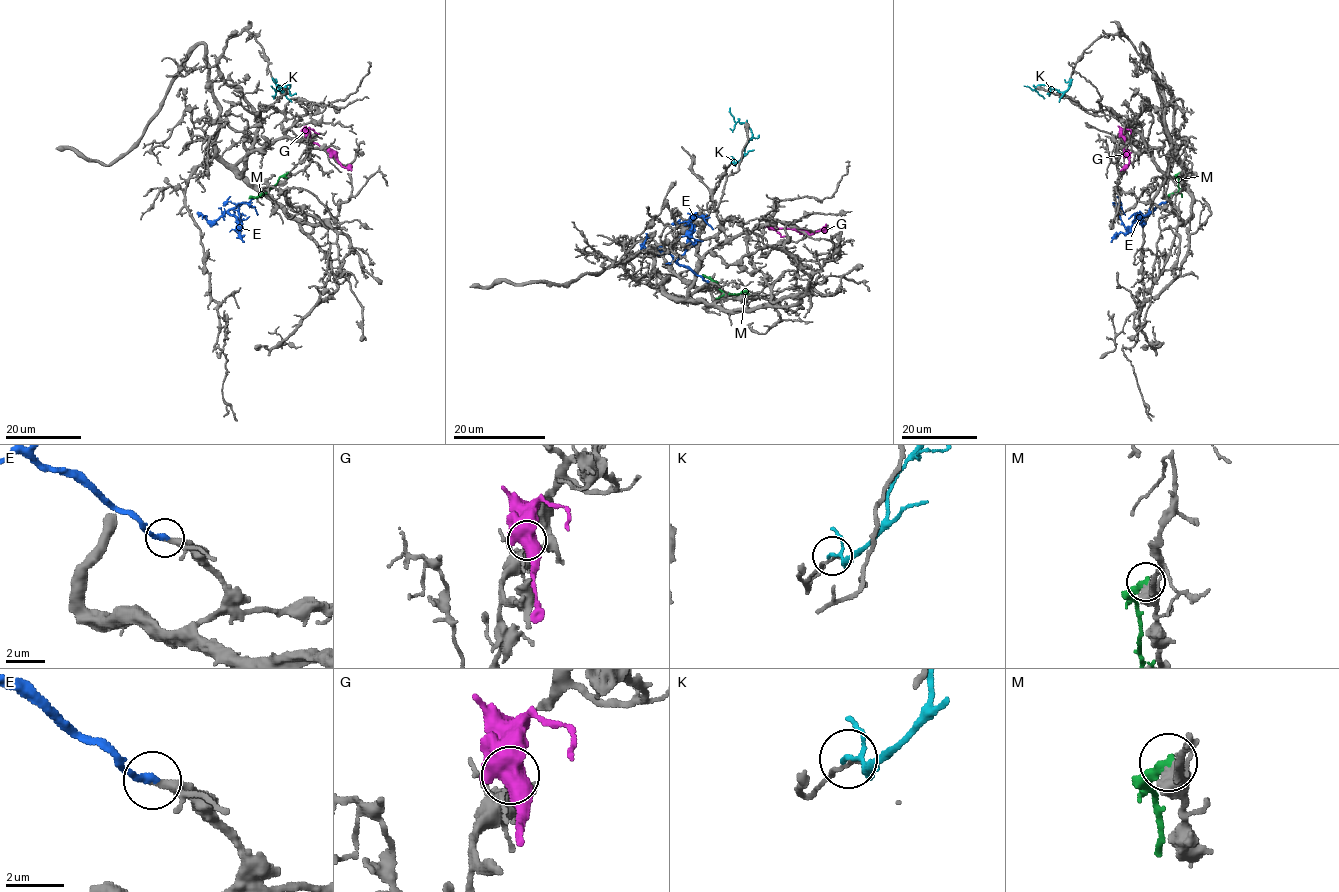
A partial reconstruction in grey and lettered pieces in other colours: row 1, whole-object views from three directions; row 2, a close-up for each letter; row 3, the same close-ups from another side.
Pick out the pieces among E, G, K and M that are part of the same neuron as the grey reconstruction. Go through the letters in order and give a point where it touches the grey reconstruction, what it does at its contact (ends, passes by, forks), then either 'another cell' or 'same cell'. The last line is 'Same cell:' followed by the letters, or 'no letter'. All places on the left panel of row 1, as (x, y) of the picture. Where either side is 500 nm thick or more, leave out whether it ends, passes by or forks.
E: meets grey at (253, 198); it ends there; same cell
G: meets grey at (305, 136); another cell
K: meets grey at (273, 79); it passes by; another cell
M: meets grey at (288, 173); another cell
Same cell: E

